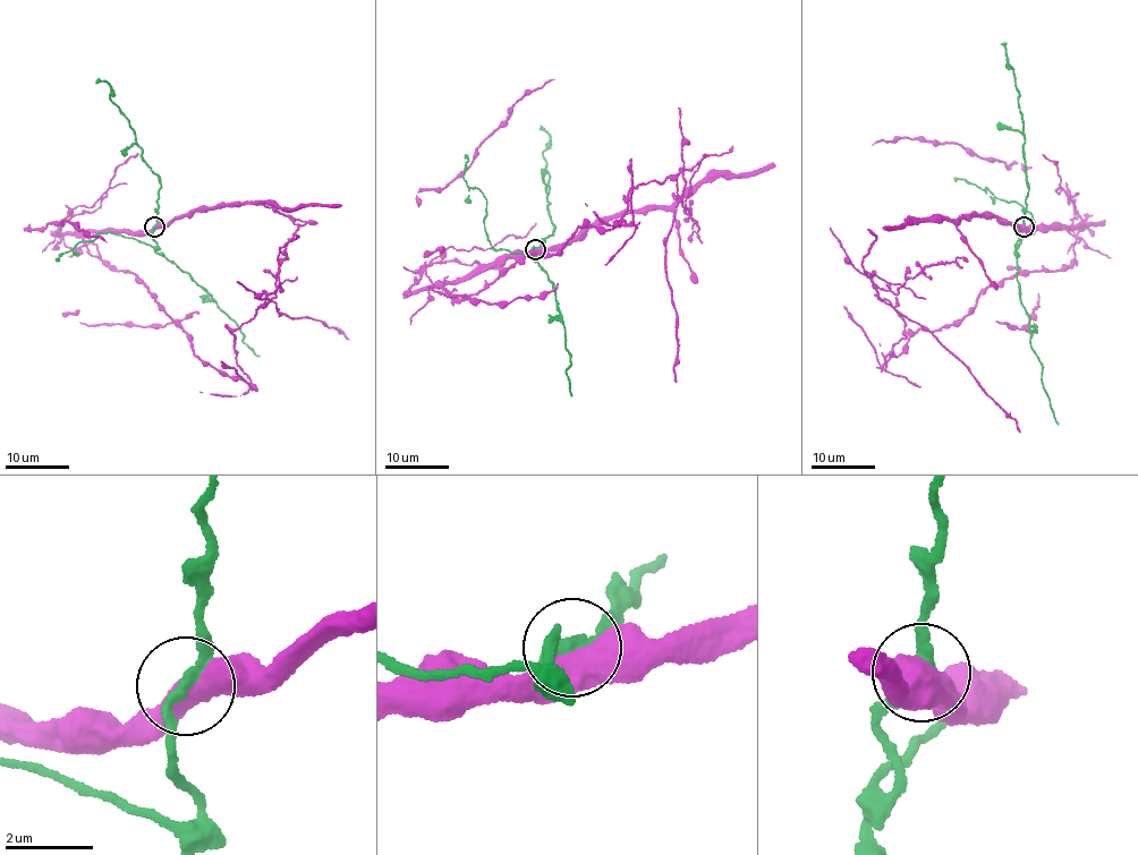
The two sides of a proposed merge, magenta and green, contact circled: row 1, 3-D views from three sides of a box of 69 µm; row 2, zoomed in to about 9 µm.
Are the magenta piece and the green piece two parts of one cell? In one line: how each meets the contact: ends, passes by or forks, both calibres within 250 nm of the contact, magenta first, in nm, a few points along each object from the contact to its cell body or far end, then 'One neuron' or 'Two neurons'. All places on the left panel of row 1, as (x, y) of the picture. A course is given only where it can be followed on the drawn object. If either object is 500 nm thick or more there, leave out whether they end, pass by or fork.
Thickness 550 nm (magenta) against 240 nm. Course of magenta: (154, 227), (84, 247), (234, 379), (251, 382), (229, 331), (266, 299), (349, 339). Course of green: (154, 227), (156, 253), (207, 291), (239, 328), (243, 342), (260, 356). Two neurons

